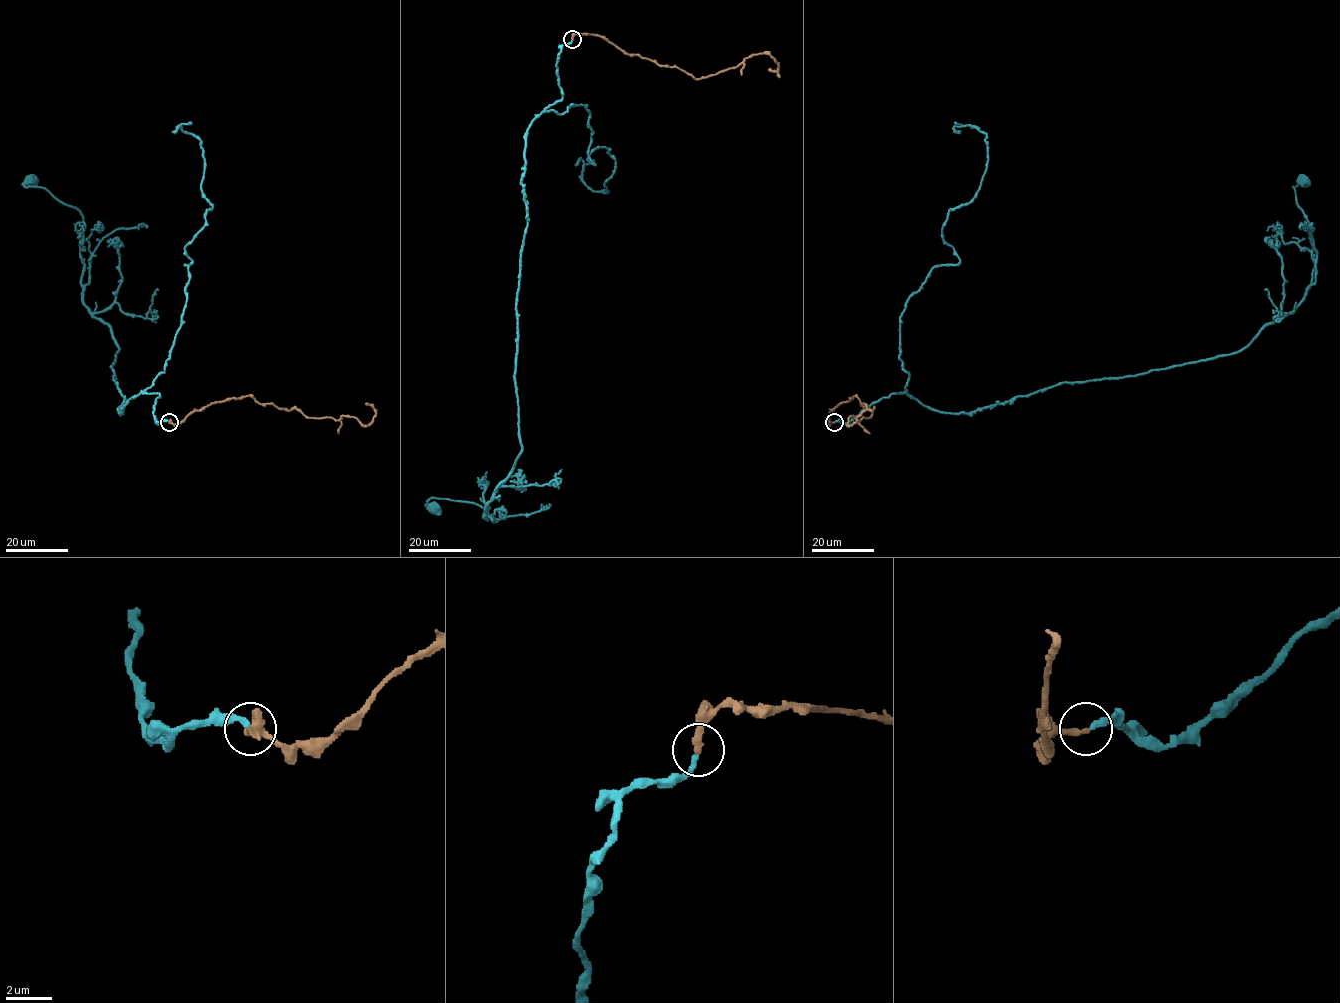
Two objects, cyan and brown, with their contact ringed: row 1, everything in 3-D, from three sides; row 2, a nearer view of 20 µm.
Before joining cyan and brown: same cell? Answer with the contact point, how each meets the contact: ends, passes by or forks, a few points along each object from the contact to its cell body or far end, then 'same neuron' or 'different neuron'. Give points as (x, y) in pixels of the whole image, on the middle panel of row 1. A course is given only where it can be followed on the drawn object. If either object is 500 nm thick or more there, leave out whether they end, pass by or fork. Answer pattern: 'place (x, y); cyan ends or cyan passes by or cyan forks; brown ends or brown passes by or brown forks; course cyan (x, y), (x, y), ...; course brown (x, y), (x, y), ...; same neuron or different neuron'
place (572, 39); cyan ends; brown ends; course cyan (572, 40), (558, 57), (561, 99), (527, 130), (522, 450), (487, 519), (476, 503), (431, 498), (440, 514); course brown (572, 40), (575, 33), (604, 36), (629, 54), (697, 79), (759, 53), (778, 65), (768, 69); same neuron

